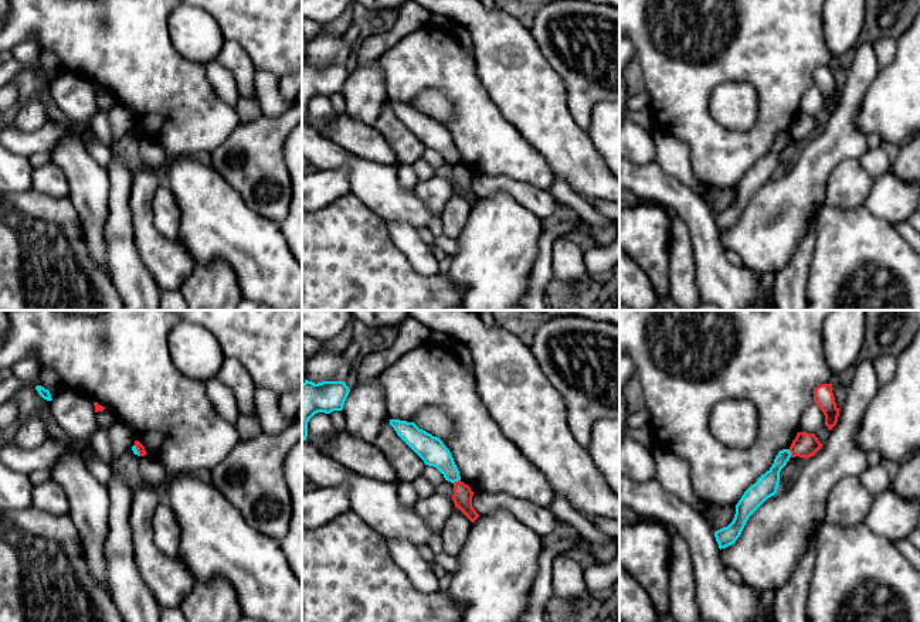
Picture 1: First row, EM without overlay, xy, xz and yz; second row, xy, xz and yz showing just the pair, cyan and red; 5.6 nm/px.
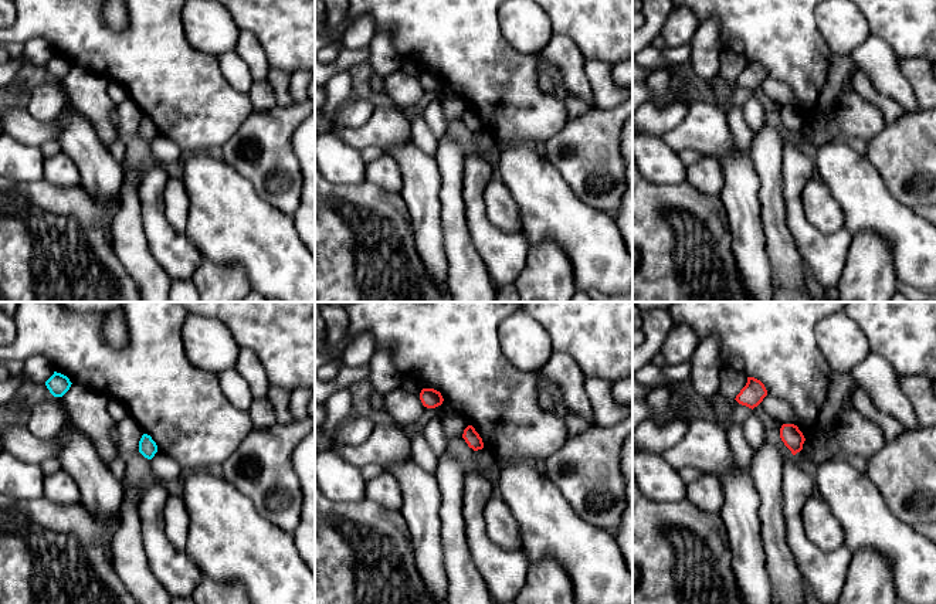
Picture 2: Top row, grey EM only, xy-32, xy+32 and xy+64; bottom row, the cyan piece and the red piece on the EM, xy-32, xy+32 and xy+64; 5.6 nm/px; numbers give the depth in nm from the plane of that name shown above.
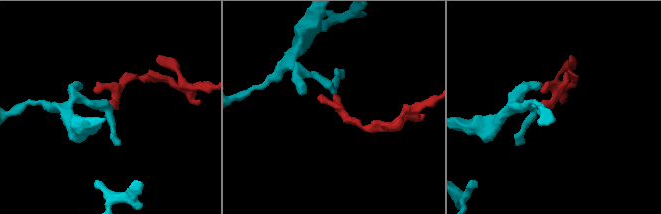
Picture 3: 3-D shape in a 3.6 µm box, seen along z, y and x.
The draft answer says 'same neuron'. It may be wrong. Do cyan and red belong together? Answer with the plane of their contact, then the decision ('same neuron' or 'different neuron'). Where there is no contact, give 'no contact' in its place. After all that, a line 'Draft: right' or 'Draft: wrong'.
meets cyan in xz; different neuron
Draft: wrong

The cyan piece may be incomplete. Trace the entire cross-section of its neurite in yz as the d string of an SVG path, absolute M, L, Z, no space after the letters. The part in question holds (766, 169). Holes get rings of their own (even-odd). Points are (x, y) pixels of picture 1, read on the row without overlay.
M782 132L774 142L773 149L751 167L739 186L733 204L714 214L719 231L726 231L736 225L740 220L748 200L771 179L777 176L780 166L780 154L791 140L790 132Z

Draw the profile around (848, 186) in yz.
M858 159L843 160L829 174L824 205L842 210L865 205L873 183Z

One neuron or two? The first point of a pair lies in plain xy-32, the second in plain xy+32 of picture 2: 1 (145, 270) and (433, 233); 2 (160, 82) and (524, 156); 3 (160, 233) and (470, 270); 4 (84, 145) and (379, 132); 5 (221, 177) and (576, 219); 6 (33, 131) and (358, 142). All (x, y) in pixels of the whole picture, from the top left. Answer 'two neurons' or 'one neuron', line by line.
1: two neurons
2: two neurons
3: two neurons
4: two neurons
5: one neuron
6: one neuron

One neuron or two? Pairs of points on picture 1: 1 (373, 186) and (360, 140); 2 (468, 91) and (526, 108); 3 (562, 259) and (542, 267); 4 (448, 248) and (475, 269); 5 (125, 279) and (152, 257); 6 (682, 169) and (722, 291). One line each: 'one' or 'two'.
1: two
2: two
3: two
4: two
5: two
6: two

